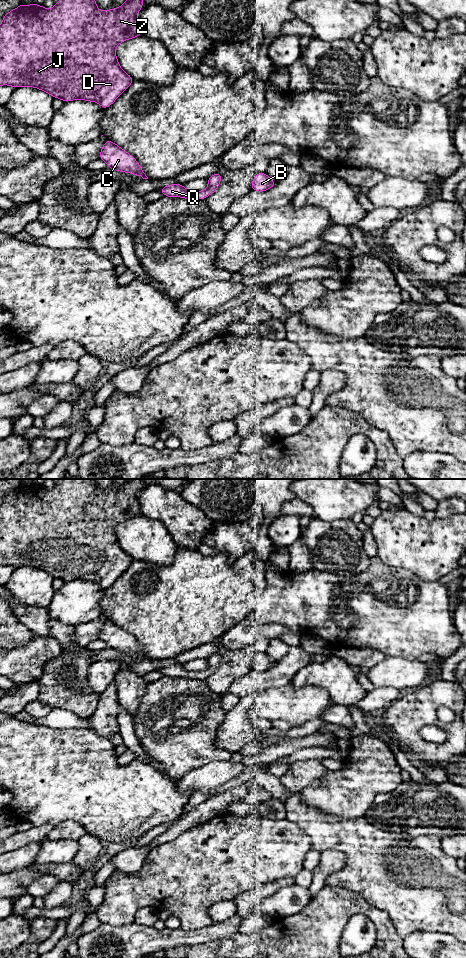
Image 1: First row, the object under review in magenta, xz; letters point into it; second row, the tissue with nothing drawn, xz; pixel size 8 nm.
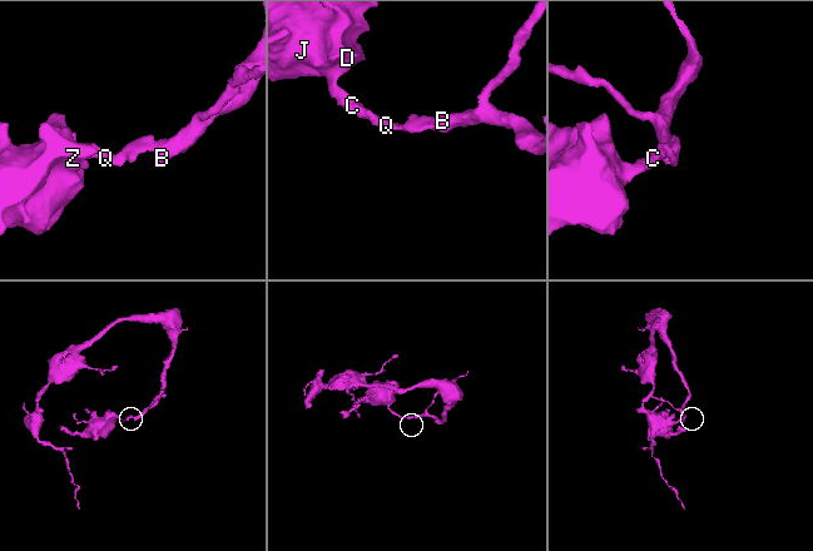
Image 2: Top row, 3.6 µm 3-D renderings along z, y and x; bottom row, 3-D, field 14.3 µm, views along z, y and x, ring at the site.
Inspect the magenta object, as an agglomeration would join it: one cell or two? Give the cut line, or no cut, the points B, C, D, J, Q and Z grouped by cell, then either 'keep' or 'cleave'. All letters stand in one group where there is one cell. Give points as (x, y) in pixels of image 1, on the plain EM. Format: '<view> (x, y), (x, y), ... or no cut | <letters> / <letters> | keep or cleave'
no cut | B C D J Q Z | keep

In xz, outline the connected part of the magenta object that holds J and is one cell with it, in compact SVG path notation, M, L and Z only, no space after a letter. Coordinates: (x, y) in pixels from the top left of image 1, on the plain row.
M61 479L55 483L51 490L36 483L33 485L21 484L14 490L6 493L0 505L0 565L10 565L14 568L28 566L38 568L49 573L54 578L62 579L64 582L83 579L90 582L98 582L103 589L108 588L122 573L131 565L134 559L120 547L115 530L119 523L142 515L137 499L137 493L142 489L142 479L128 479L121 487L99 491L94 479Z

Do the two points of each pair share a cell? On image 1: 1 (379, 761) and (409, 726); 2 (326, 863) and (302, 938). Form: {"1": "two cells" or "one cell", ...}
{"1": "two cells", "2": "two cells"}

